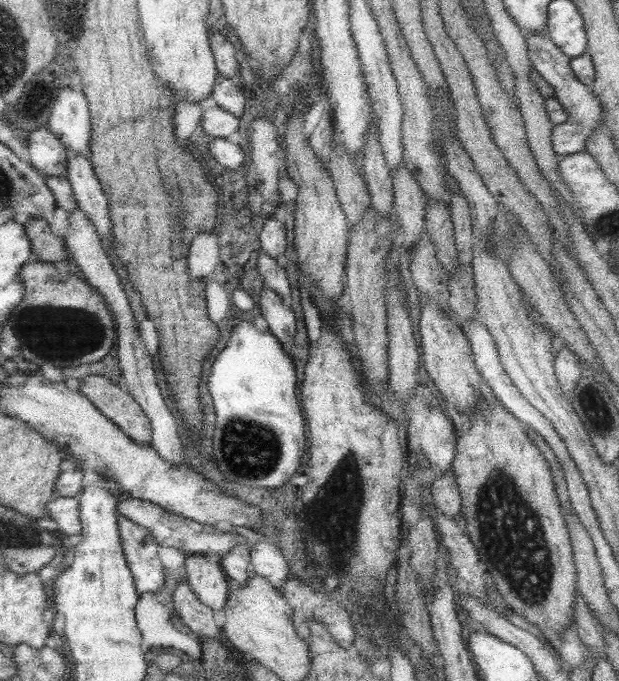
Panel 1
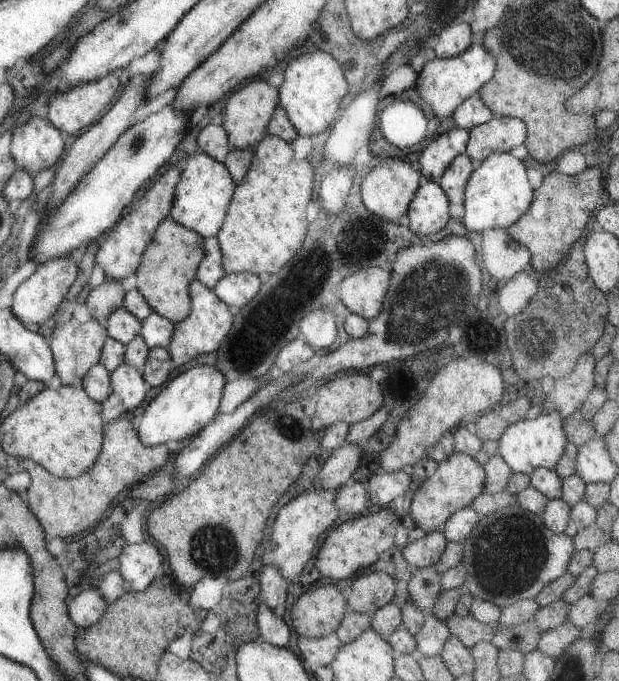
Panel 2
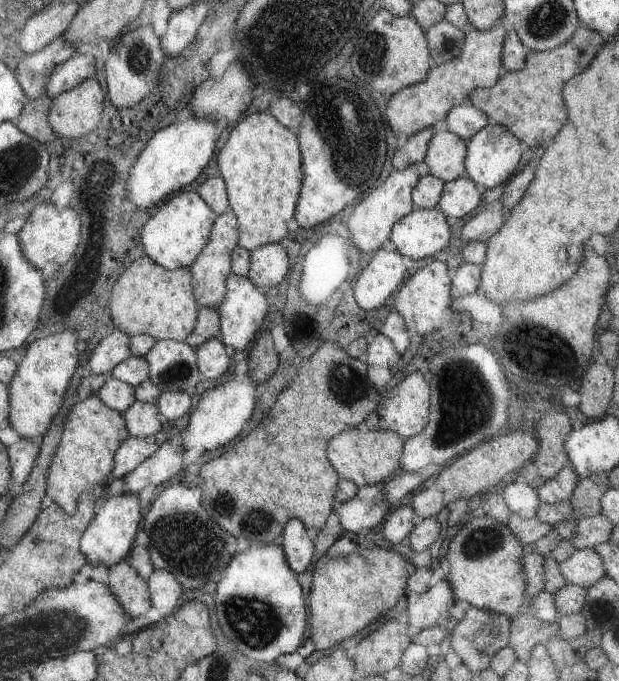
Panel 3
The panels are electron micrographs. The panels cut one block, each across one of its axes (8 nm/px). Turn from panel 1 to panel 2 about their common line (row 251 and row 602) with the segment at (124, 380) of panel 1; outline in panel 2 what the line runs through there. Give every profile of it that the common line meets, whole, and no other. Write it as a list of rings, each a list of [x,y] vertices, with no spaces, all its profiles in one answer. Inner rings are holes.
[[[94,588],[67,596],[66,604],[67,614],[77,629],[87,628],[95,624],[103,616],[108,605]]]

